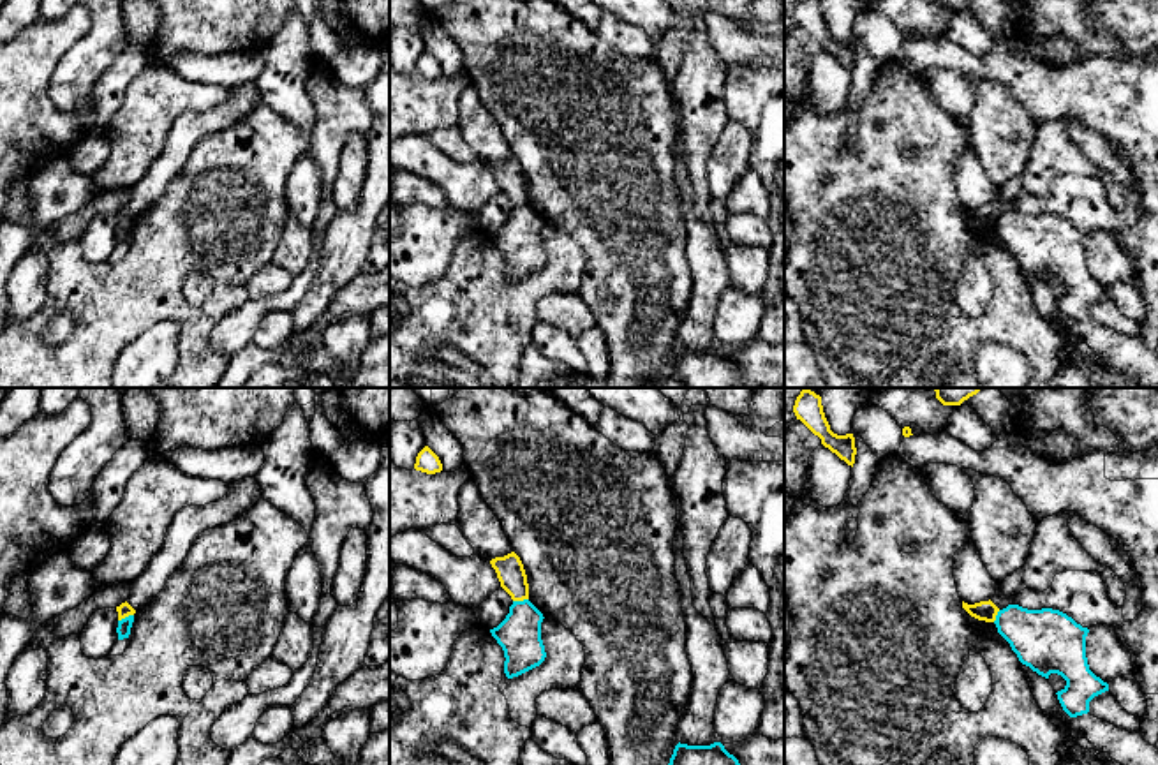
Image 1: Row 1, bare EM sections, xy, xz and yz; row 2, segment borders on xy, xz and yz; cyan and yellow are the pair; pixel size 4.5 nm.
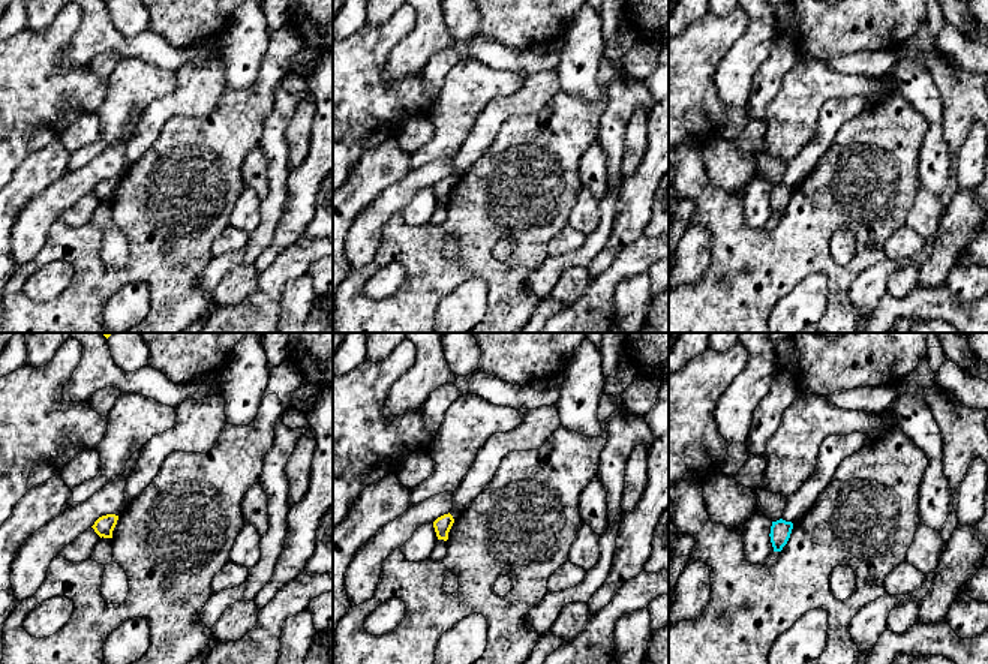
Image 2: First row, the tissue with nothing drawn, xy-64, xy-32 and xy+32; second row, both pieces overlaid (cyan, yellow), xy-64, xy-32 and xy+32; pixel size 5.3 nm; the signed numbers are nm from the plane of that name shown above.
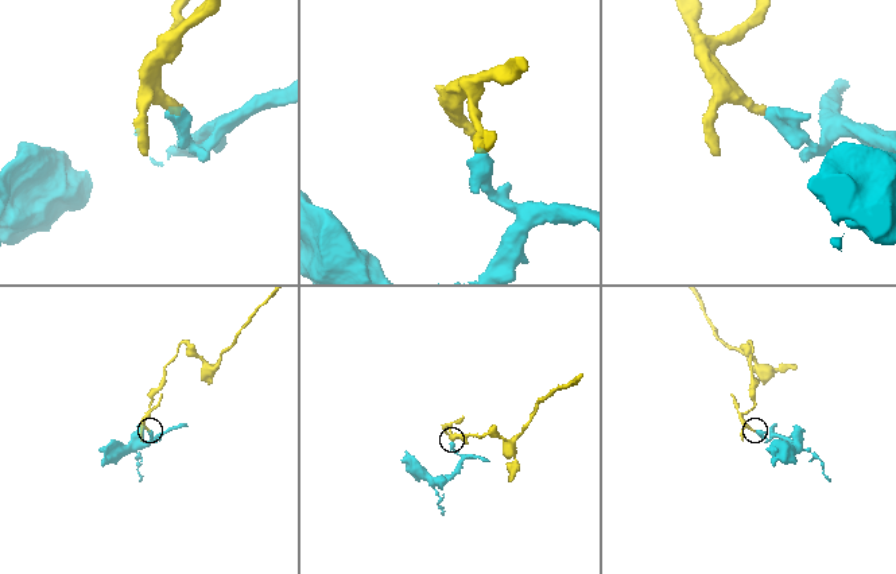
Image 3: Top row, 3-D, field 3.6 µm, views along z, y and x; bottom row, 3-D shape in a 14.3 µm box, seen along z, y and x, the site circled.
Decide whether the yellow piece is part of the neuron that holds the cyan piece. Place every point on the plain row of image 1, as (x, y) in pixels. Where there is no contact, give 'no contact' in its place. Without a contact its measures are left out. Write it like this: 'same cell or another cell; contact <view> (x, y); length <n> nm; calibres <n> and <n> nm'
another cell; contact xy (126, 222); length 80 nm; calibres 60 and 70 nm

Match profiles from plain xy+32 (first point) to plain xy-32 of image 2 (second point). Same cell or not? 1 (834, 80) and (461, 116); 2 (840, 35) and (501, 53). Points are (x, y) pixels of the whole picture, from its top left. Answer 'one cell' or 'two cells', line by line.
1: one cell
2: two cells

